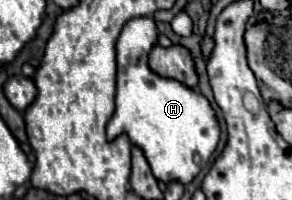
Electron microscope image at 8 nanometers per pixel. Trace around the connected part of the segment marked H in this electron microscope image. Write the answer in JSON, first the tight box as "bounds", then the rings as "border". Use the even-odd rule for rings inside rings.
{"bounds":[107,17,221,183],"border":[[[135,17],[125,23],[115,45],[115,113],[107,123],[107,137],[115,139],[119,133],[127,133],[131,143],[143,149],[157,179],[189,183],[213,155],[221,129],[215,111],[203,95],[179,81],[157,77],[149,69],[147,57],[157,45],[157,37],[159,31],[153,17]]]}

